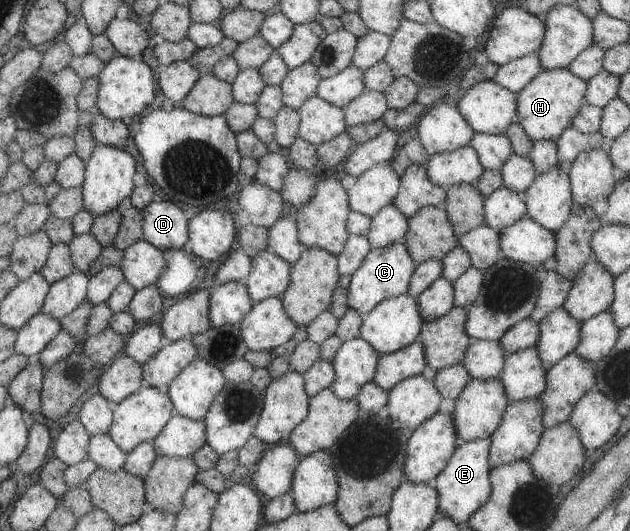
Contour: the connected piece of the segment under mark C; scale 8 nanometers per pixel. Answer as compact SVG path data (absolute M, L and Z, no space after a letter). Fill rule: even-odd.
M402 241L391 243L382 249L370 249L350 276L345 297L347 307L358 311L363 316L383 299L407 293L415 266Z

